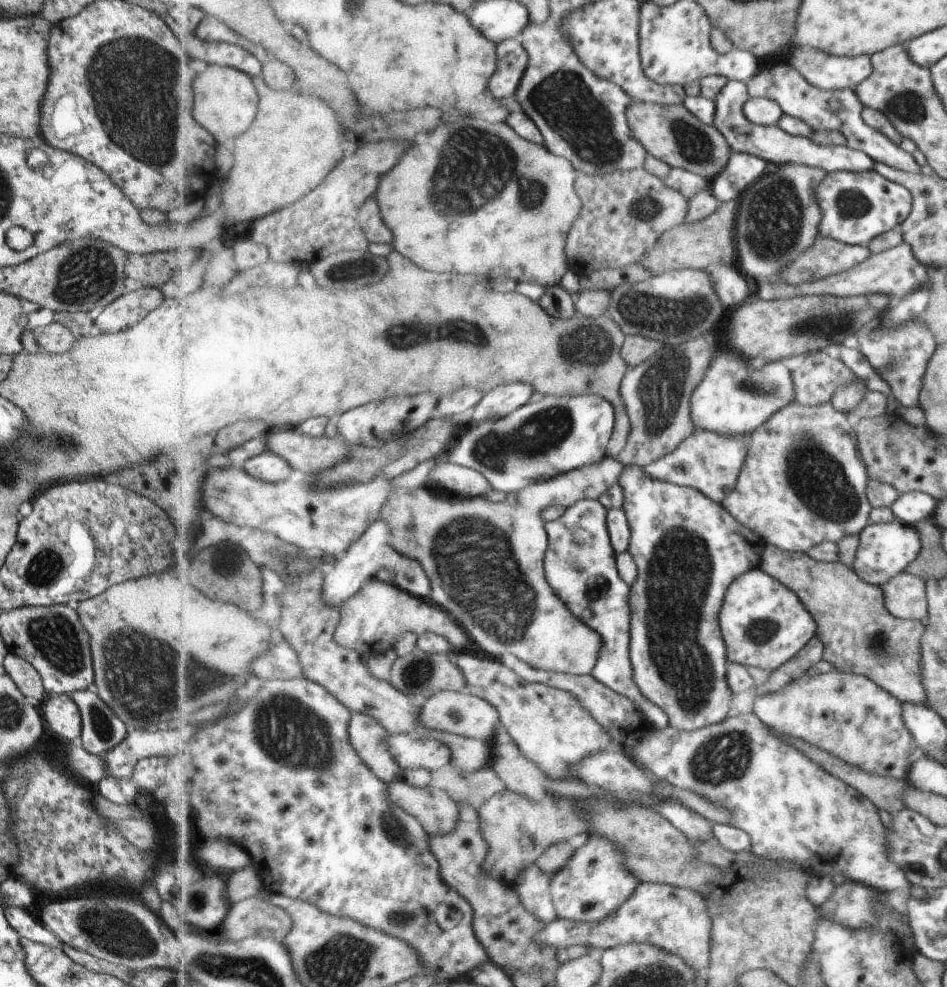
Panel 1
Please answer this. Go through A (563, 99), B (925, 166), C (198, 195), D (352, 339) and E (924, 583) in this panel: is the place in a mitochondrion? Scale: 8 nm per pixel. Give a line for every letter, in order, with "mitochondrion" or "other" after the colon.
A: mitochondrion
B: other
C: other
D: other
E: other

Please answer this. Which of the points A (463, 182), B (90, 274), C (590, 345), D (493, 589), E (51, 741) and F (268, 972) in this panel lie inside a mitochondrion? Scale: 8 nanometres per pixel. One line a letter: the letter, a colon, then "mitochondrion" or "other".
A: mitochondrion
B: mitochondrion
C: mitochondrion
D: mitochondrion
E: other
F: mitochondrion

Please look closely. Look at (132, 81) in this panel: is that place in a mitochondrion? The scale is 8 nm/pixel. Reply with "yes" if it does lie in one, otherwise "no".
yes

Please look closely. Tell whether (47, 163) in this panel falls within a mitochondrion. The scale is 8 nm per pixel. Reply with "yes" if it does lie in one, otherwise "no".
no

